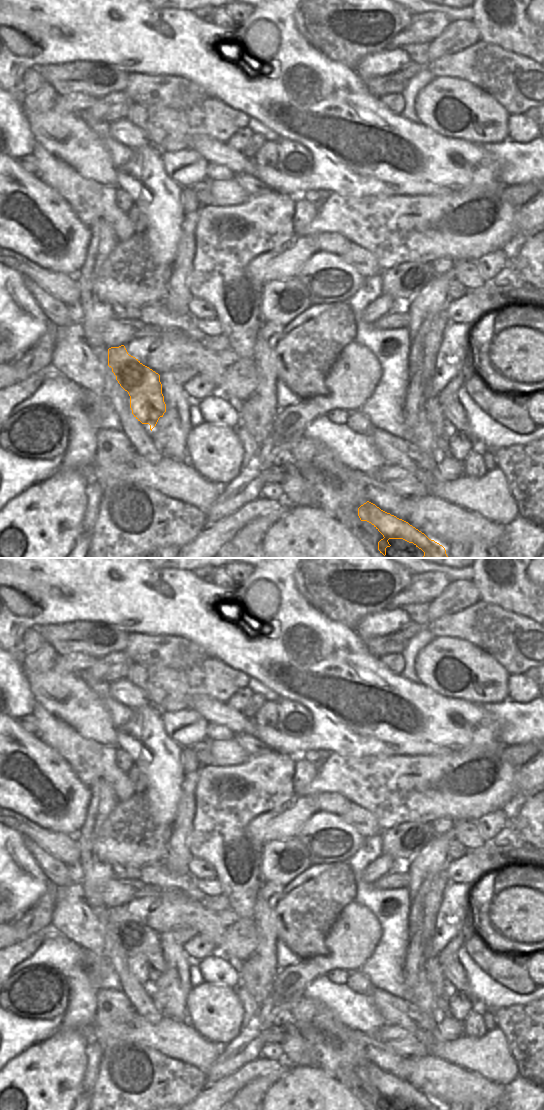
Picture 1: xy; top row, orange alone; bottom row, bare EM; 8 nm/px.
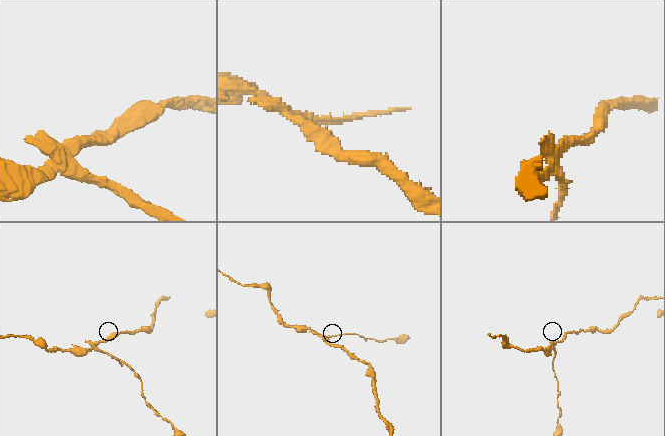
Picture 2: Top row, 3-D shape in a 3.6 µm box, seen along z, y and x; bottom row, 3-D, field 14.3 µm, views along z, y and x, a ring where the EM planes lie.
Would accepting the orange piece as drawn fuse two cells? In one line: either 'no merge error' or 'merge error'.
merge error

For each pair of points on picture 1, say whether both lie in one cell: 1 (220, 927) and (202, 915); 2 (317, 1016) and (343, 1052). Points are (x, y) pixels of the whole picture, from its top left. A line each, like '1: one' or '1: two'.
1: one
2: one

